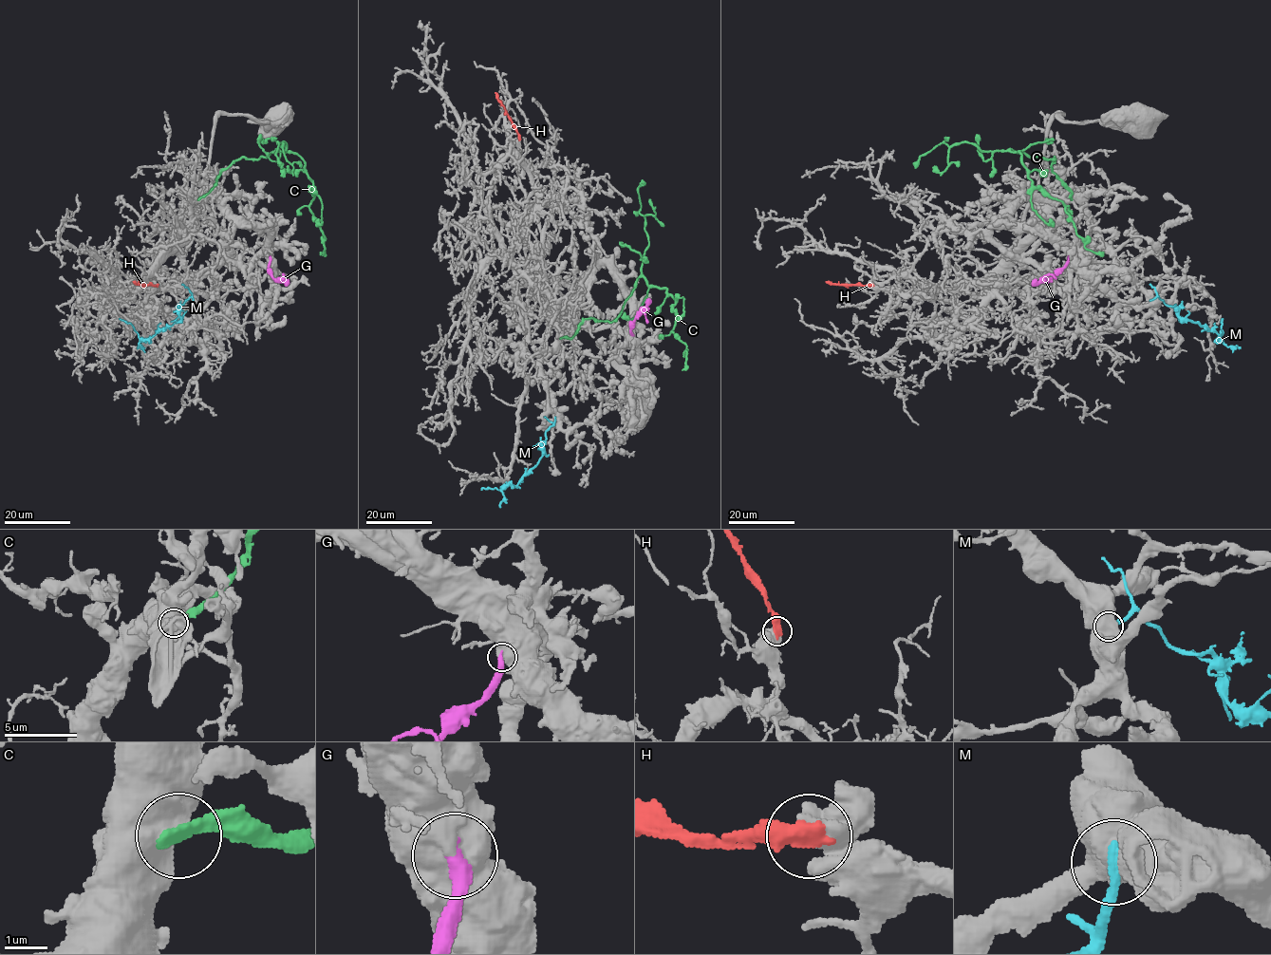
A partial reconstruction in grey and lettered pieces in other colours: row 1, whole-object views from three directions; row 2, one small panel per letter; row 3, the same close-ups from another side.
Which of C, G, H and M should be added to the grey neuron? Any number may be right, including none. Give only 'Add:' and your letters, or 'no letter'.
Add: G

